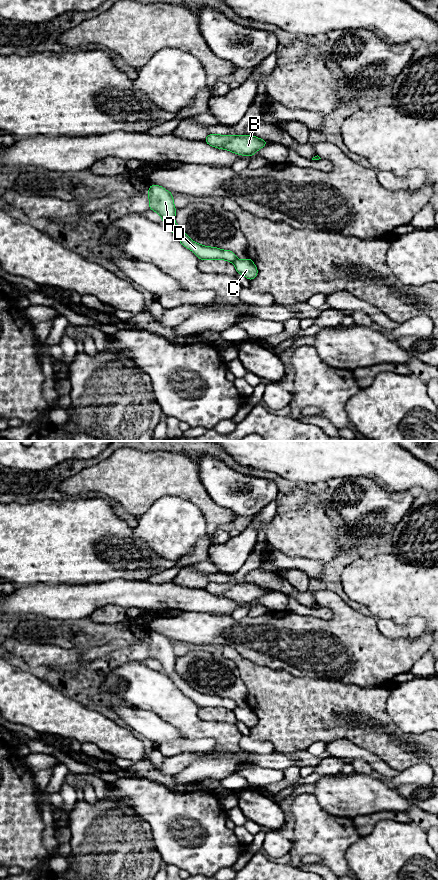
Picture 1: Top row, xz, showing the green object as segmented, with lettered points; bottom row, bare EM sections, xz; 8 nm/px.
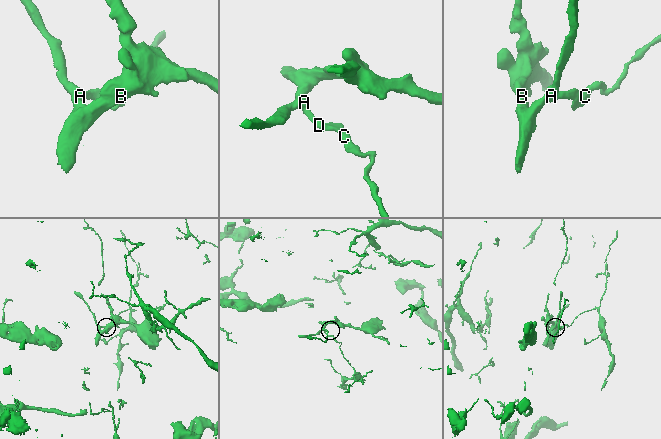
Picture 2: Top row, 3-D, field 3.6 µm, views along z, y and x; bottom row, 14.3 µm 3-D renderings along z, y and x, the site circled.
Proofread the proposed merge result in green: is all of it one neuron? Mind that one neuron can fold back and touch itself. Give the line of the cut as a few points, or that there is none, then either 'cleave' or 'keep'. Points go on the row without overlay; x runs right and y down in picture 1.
cut xz (237, 707), (233, 710); cleave

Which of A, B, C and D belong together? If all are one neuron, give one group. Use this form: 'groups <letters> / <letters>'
groups A B D / C

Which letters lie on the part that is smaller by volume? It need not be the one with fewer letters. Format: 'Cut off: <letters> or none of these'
Cut off: C

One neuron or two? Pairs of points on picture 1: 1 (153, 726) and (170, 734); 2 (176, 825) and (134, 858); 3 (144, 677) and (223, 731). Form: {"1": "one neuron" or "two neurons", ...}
{"1": "one neuron", "2": "two neurons", "3": "one neuron"}

